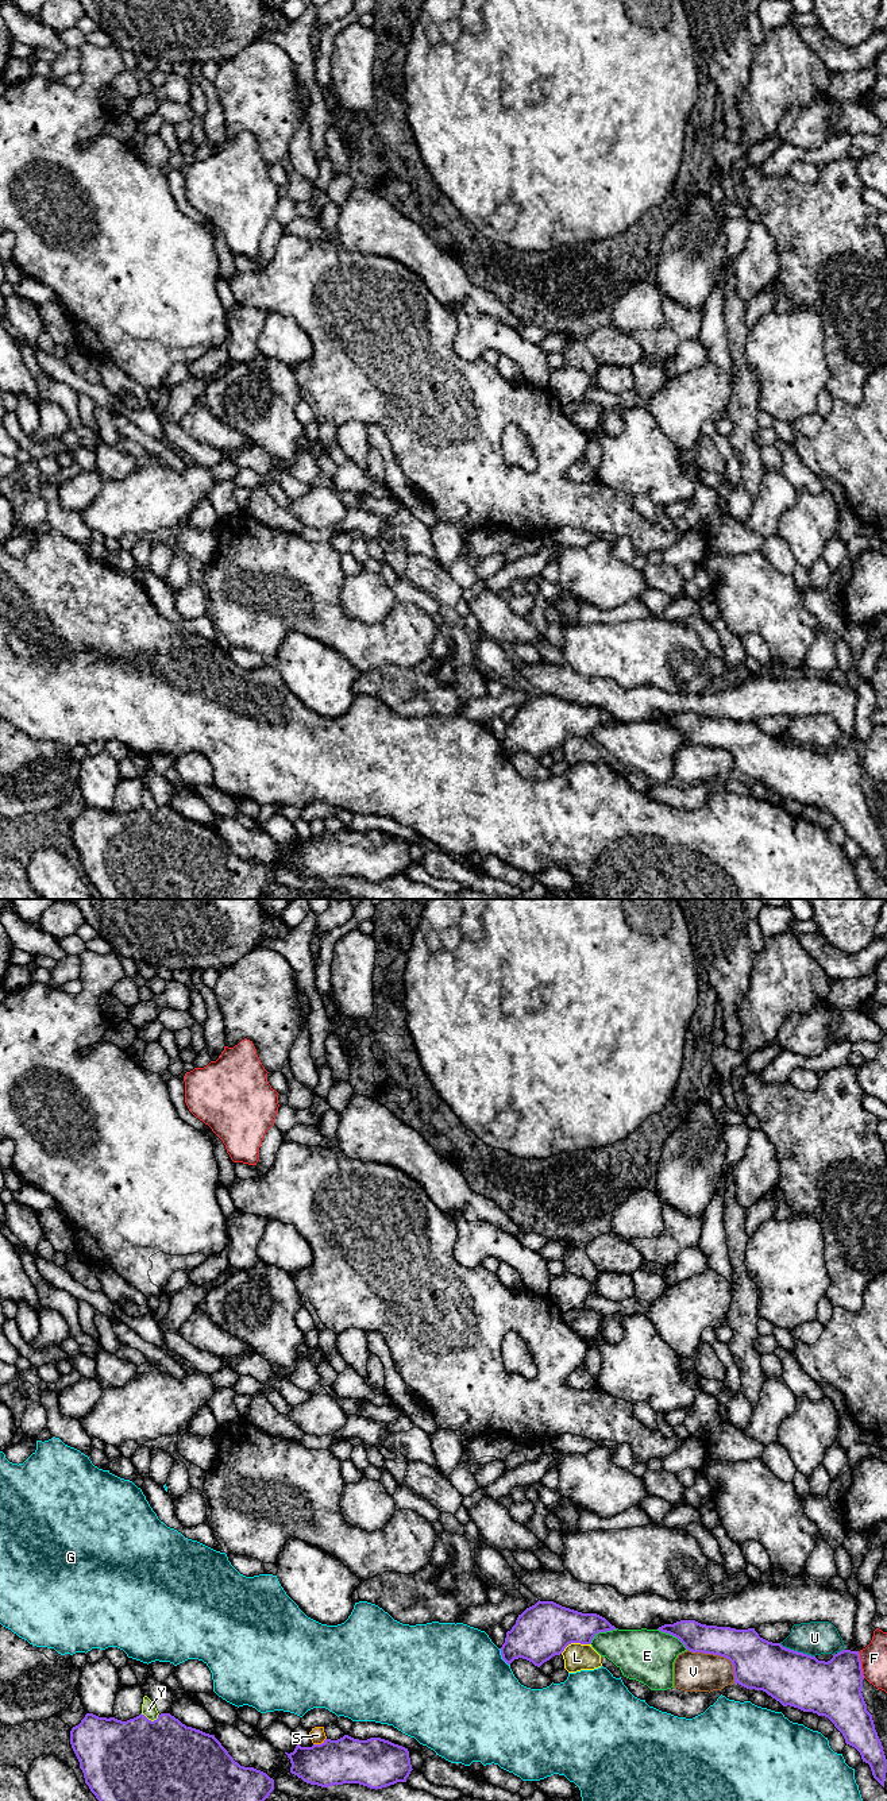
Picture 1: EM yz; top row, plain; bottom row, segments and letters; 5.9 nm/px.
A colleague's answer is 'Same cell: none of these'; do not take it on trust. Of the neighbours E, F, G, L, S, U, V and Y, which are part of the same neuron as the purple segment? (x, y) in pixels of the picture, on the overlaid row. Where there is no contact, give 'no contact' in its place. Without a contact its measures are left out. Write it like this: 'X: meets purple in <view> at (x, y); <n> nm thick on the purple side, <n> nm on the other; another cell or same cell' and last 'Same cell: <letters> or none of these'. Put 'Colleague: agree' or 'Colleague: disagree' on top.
Colleague: disagree
E: meets purple in yz at (602, 1631); 220 nm thick on the purple side, 280 nm on the other; another cell
F: meets purple in yz at (860, 1665); 340 nm thick on the purple side, 160 nm on the other; another cell
G: meets purple in yz at (502, 1657); 300 nm thick on the purple side, 500 nm on the other; another cell
L: meets purple in yz at (574, 1642); 320 nm thick on the purple side, 160 nm on the other; same cell
S: meets purple in yz at (319, 1744); 280 nm thick on the purple side, 90 nm on the other; another cell
U: meets purple in yz at (797, 1651); 320 nm thick on the purple side, 200 nm on the other; another cell
V: meets purple in yz at (720, 1655); 300 nm thick on the purple side, 240 nm on the other; another cell
Y: meets purple in yz at (150, 1720); 480 nm thick on the purple side, 90 nm on the other; another cell
Same cell: L

